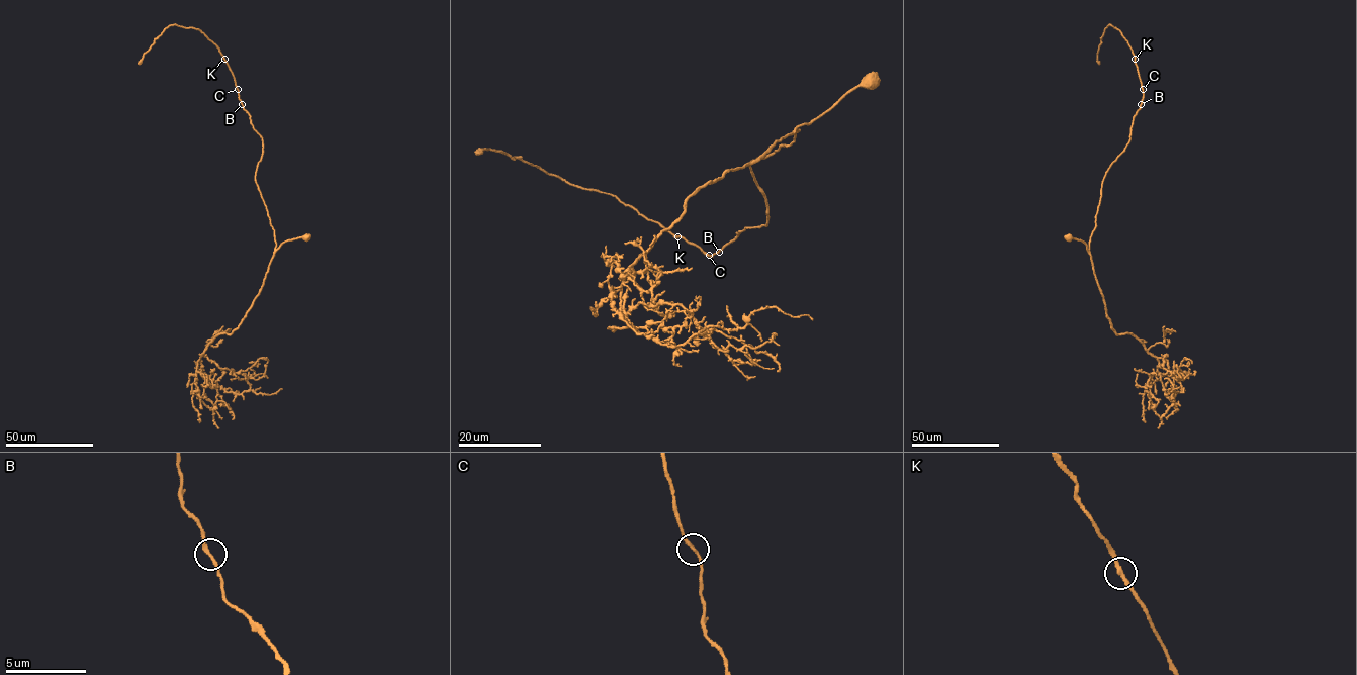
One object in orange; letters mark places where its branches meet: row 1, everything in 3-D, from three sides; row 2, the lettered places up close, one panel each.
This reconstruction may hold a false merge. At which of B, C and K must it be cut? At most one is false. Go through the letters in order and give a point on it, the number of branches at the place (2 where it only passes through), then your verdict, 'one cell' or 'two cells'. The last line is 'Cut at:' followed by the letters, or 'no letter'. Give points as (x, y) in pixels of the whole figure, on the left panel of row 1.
B: at (242, 104); 2 branches meet; one cell
C: at (238, 89); 2 branches meet; one cell
K: at (224, 59); 2 branches meet; one cell
Cut at: no letter

